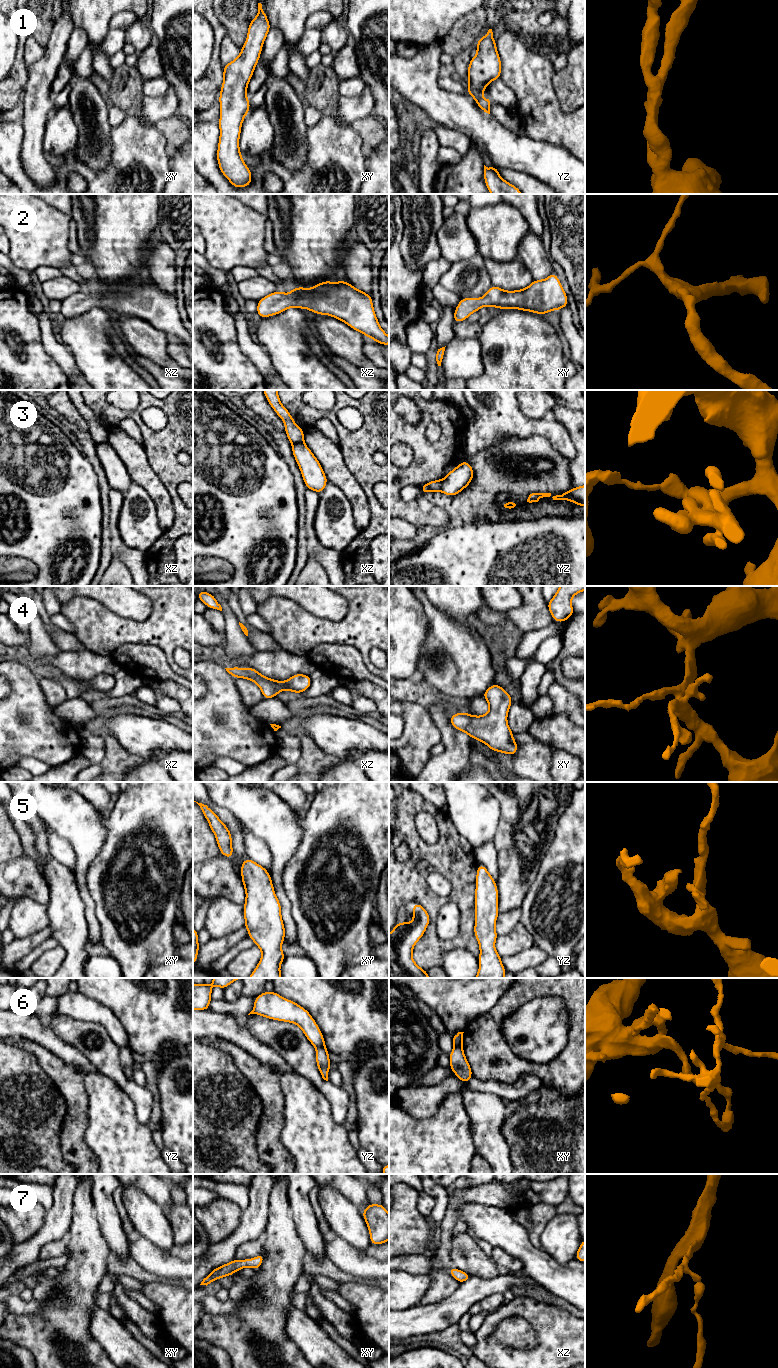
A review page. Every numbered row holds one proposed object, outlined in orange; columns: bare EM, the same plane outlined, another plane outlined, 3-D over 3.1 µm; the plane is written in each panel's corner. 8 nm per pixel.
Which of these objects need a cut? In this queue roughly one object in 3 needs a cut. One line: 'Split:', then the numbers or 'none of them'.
Split: 3, 6

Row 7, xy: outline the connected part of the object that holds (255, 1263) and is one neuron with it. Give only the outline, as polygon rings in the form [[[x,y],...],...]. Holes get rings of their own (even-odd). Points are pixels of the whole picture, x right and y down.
[[[261,1253],[260,1255],[252,1259],[245,1260],[234,1259],[233,1261],[212,1270],[212,1272],[203,1279],[200,1285],[207,1286],[208,1284],[214,1282],[215,1280],[221,1277],[230,1276],[234,1274],[236,1271],[243,1269],[245,1267],[252,1267],[254,1270],[257,1270],[260,1268],[264,1258],[265,1258],[264,1254]]]

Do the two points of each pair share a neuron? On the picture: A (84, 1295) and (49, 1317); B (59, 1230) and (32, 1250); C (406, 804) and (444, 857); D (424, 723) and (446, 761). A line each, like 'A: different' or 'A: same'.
A: same
B: same
C: same
D: different

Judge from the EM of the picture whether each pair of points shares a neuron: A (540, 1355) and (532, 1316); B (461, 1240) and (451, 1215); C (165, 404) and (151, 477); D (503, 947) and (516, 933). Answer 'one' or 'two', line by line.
A: one
B: two
C: two
D: one

